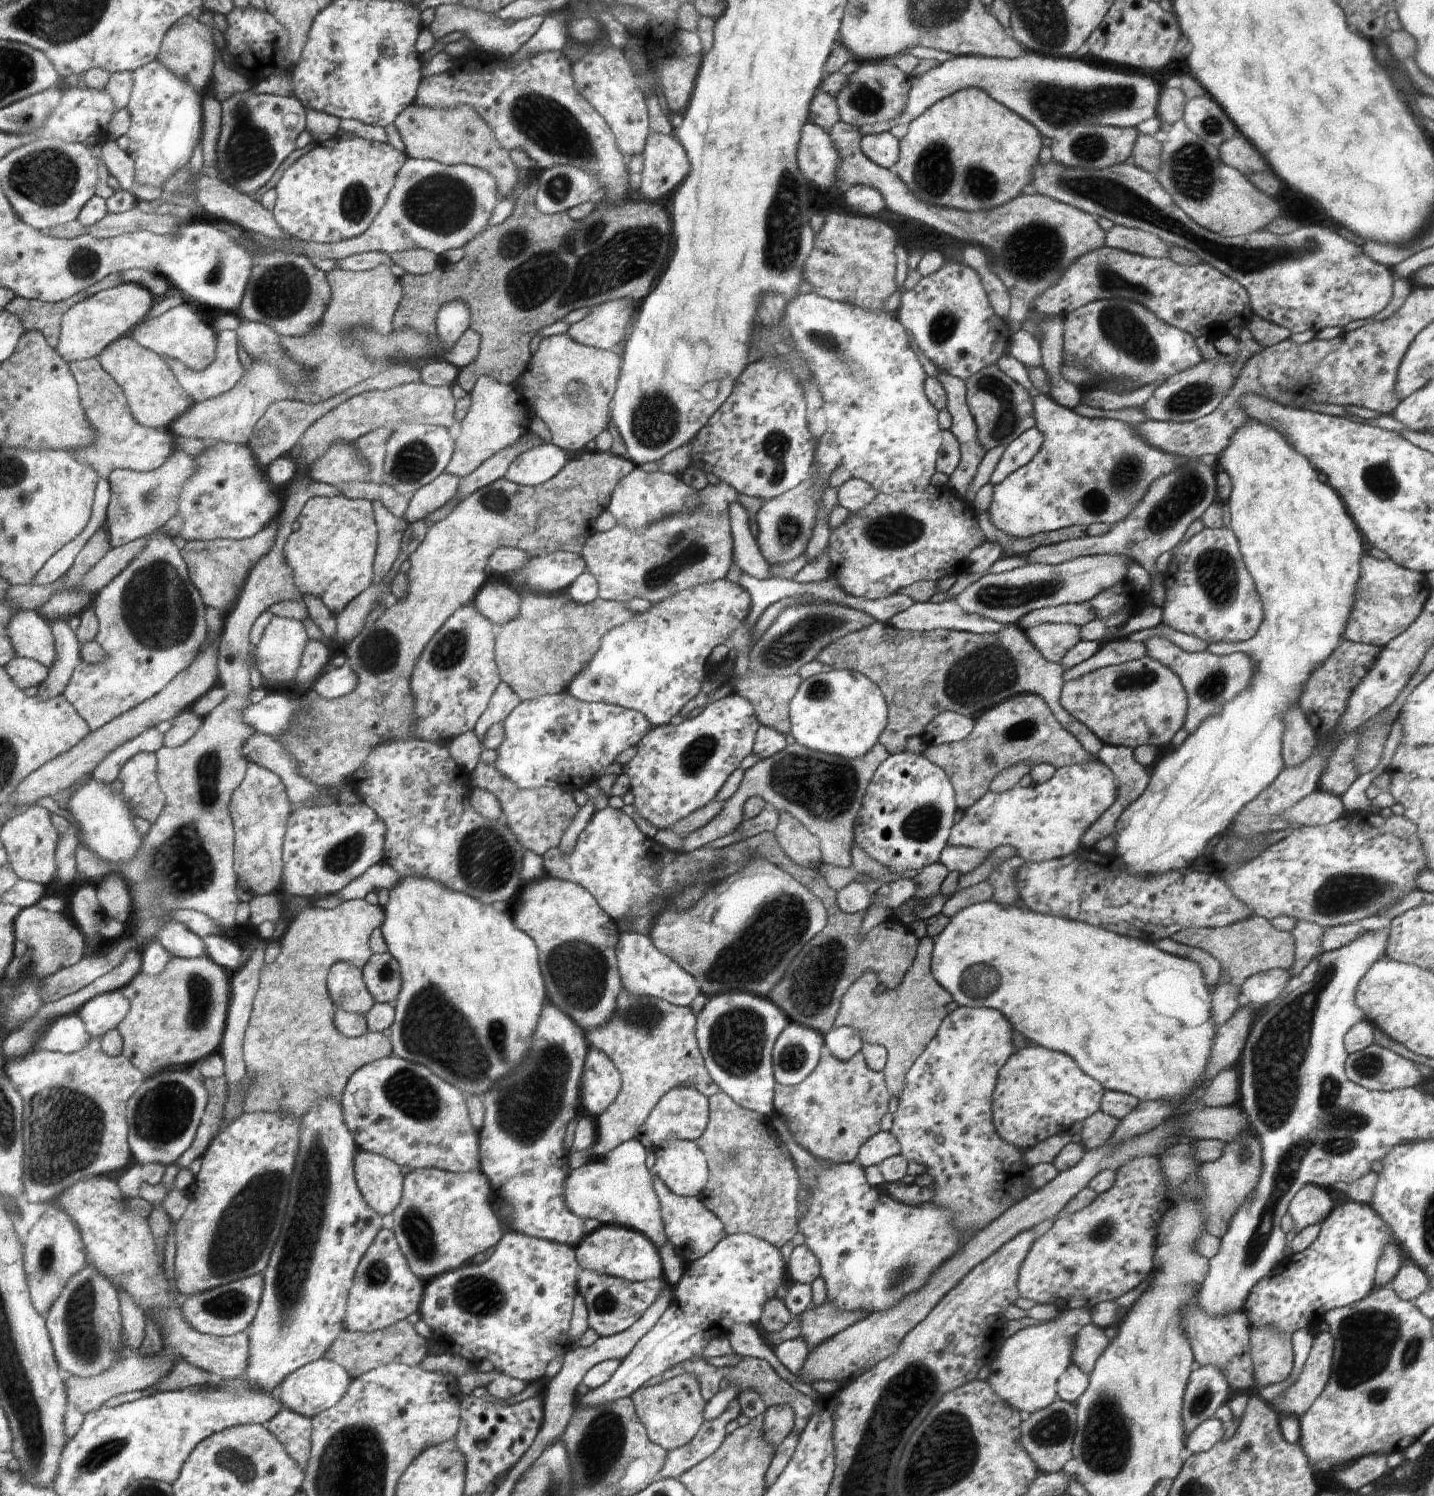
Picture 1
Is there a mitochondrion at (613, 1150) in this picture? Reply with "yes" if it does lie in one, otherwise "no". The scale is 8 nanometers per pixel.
no

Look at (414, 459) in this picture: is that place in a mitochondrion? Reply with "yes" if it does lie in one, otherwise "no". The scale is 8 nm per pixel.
yes

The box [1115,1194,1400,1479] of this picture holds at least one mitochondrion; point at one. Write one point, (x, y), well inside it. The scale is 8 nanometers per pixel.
(1200, 1402)

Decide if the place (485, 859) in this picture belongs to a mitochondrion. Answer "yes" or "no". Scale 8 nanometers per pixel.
yes

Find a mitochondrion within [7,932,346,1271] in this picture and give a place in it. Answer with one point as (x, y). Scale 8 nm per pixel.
(68, 1136)

